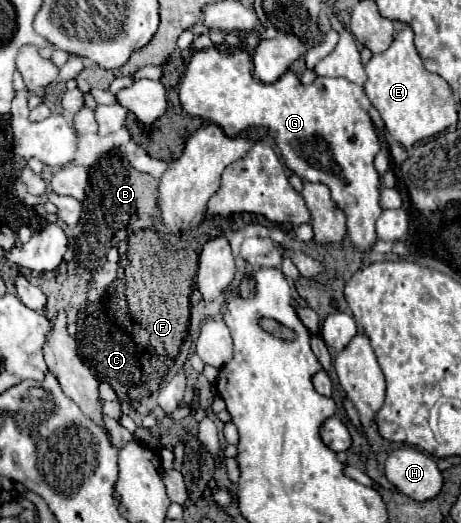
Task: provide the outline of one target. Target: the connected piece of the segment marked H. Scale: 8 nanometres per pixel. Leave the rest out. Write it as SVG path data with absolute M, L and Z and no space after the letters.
M398 447L390 451L384 463L384 473L400 493L418 501L432 499L442 489L442 473L436 461L414 447Z

